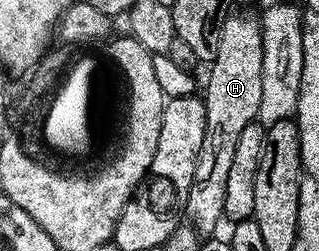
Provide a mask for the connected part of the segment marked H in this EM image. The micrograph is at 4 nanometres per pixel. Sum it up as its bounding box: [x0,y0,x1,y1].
[185,16,263,234]

